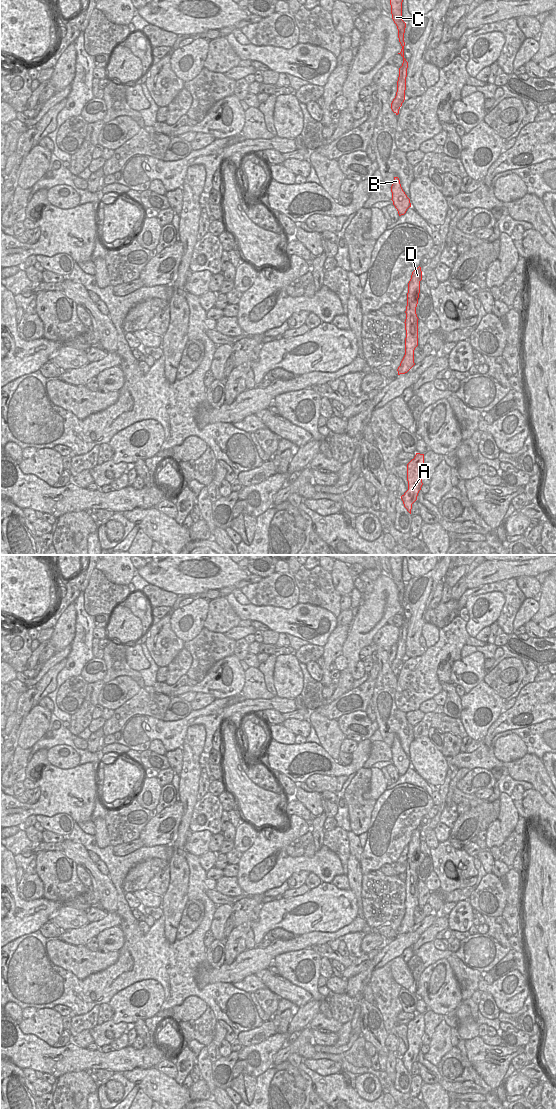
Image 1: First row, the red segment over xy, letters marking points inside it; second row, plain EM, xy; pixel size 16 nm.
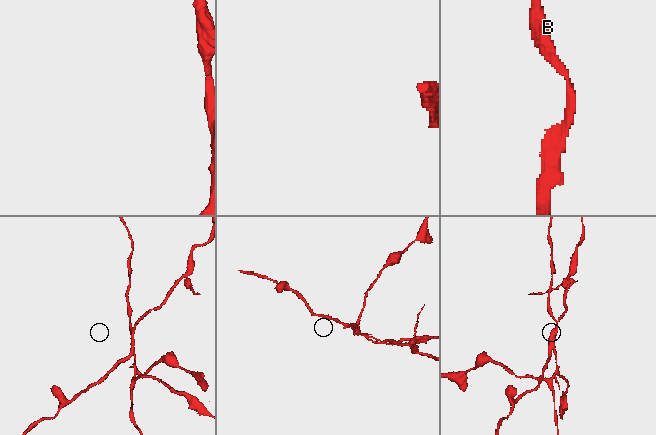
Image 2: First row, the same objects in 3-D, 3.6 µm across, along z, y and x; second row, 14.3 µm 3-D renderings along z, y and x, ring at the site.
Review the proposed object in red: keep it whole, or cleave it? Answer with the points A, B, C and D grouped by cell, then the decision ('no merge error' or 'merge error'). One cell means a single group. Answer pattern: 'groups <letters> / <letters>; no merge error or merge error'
groups A B C / D; merge error

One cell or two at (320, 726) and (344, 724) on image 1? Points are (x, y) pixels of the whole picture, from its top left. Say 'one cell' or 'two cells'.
two cells

